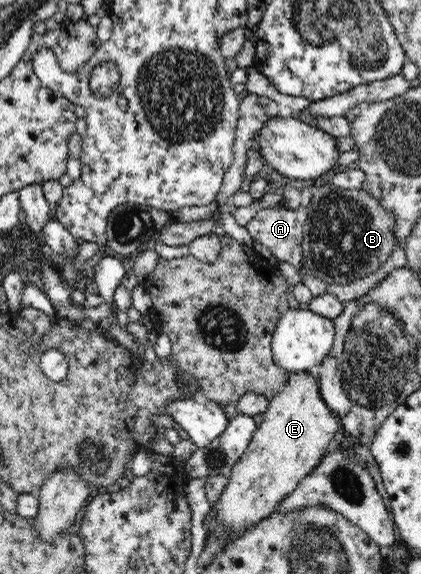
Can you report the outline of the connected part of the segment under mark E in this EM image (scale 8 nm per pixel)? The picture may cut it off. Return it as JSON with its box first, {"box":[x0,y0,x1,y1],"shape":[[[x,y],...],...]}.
{"box":[207,372,342,546],"shape":[[[307,372],[294,373],[289,383],[280,389],[276,397],[270,401],[264,412],[263,422],[258,425],[252,440],[235,463],[229,475],[228,485],[225,485],[219,499],[211,505],[211,520],[213,527],[207,528],[207,540],[223,540],[225,546],[238,540],[247,530],[260,521],[278,511],[281,502],[299,487],[299,483],[310,475],[317,463],[335,441],[342,435],[340,421],[322,401],[318,381],[311,381]]]}

